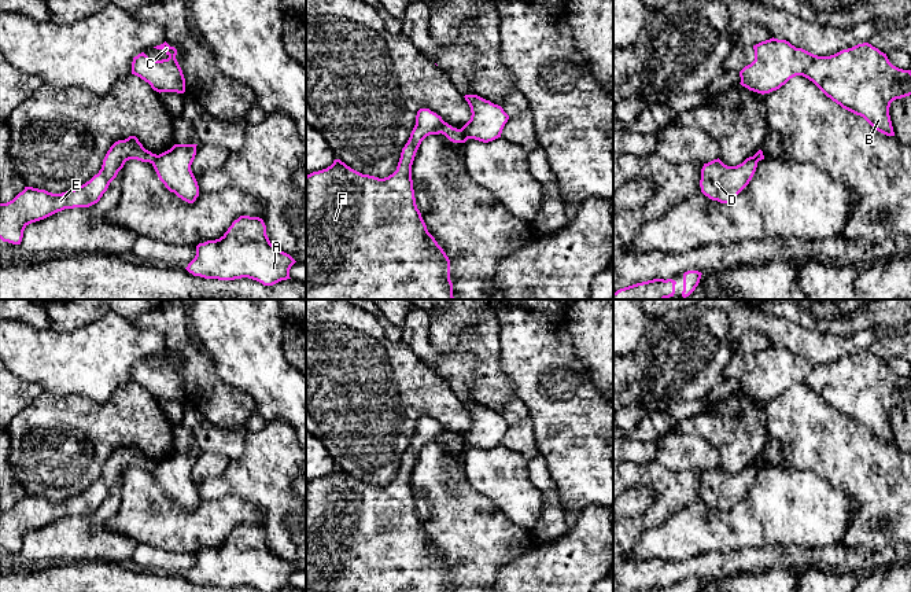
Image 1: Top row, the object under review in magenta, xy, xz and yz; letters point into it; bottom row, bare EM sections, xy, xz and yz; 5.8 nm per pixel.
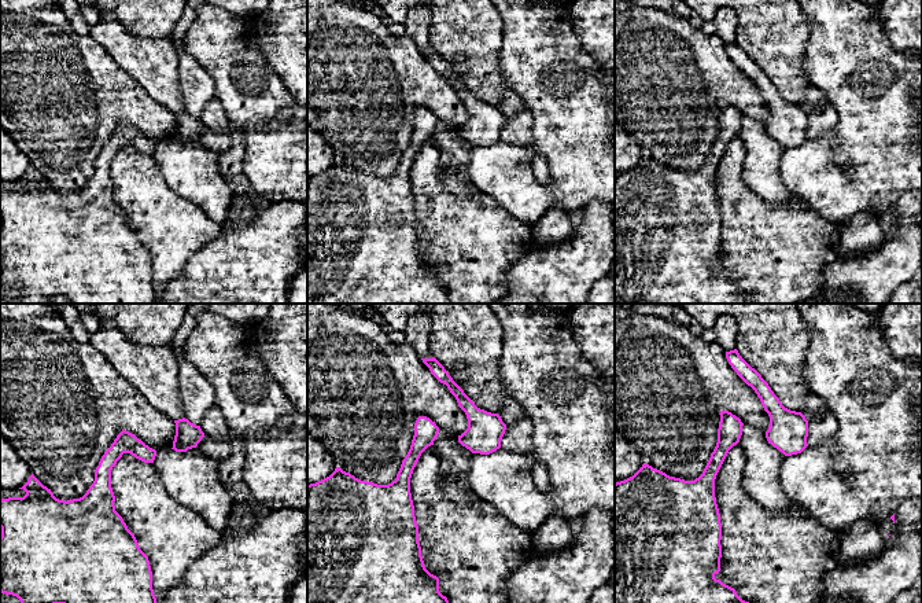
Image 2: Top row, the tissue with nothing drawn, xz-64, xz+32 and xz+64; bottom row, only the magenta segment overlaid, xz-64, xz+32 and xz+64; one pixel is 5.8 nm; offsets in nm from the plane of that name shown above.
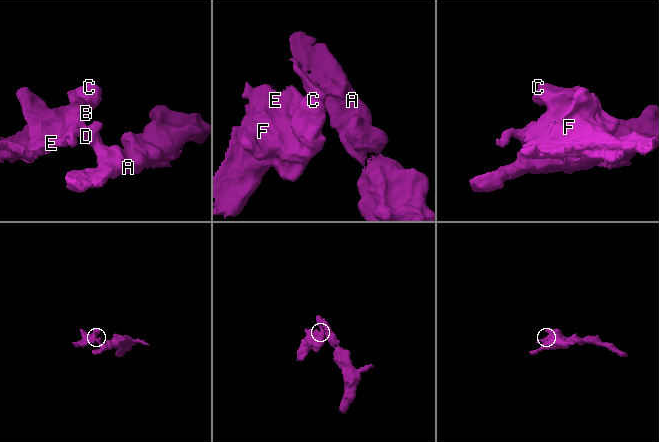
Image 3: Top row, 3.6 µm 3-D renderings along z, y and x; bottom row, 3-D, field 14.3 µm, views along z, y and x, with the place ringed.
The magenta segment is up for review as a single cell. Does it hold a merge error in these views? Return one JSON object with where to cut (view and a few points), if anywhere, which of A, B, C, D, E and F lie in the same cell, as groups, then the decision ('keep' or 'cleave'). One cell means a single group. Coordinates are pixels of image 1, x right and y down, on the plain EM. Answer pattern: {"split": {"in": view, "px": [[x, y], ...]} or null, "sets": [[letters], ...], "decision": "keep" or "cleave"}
{"split": {"in": "xz", "px": [[460, 437], [467, 447]]}, "sets": [["A", "D"], ["B", "C", "E", "F"]], "decision": "cleave"}

